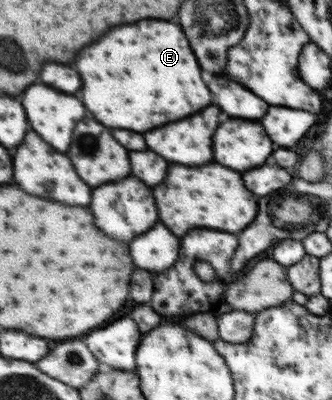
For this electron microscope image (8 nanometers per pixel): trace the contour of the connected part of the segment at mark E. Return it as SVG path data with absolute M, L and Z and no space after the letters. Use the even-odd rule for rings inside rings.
M140 20L128 26L116 26L94 46L88 46L76 58L76 70L48 64L40 78L58 90L78 92L98 122L110 128L148 132L156 126L186 118L210 106L210 92L200 78L200 66L180 26L166 20Z

